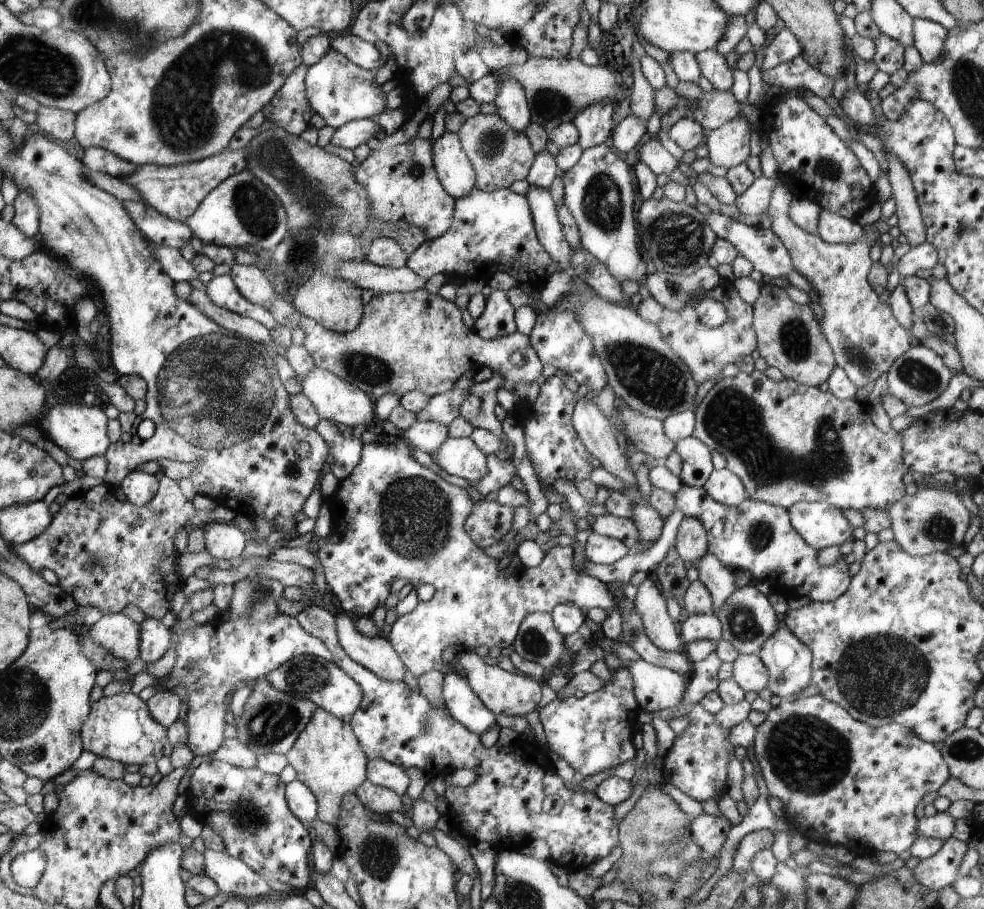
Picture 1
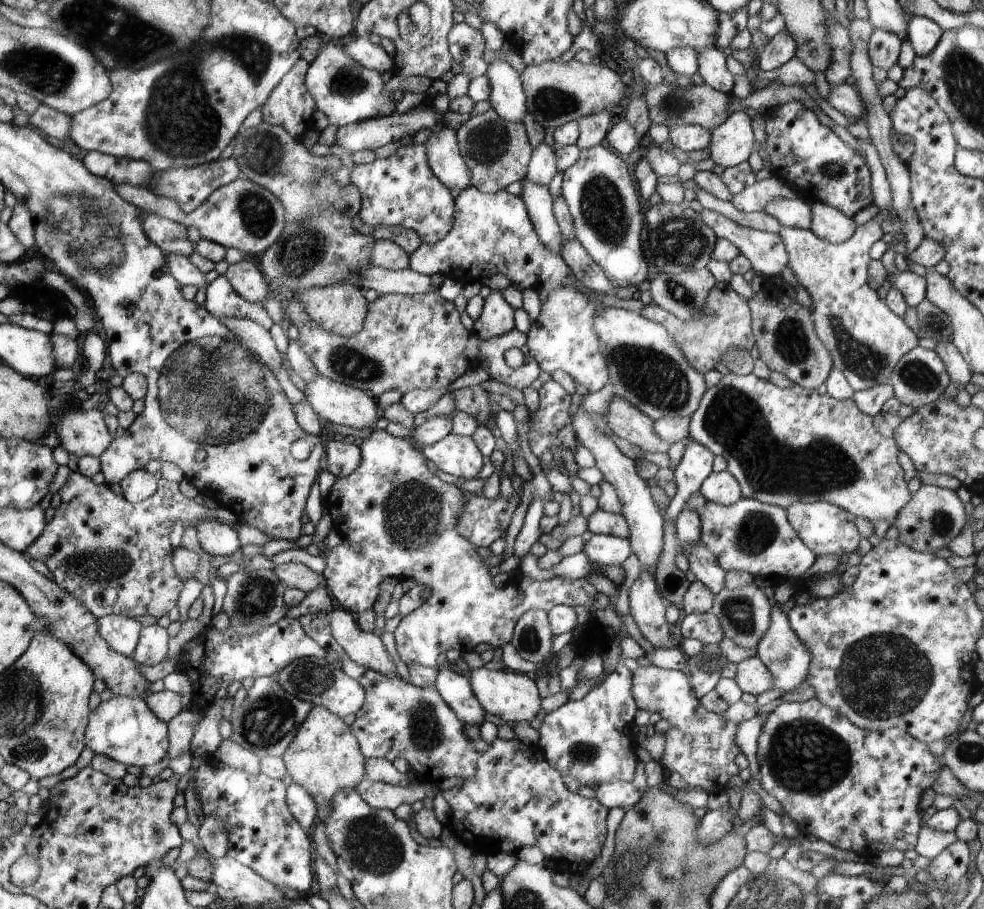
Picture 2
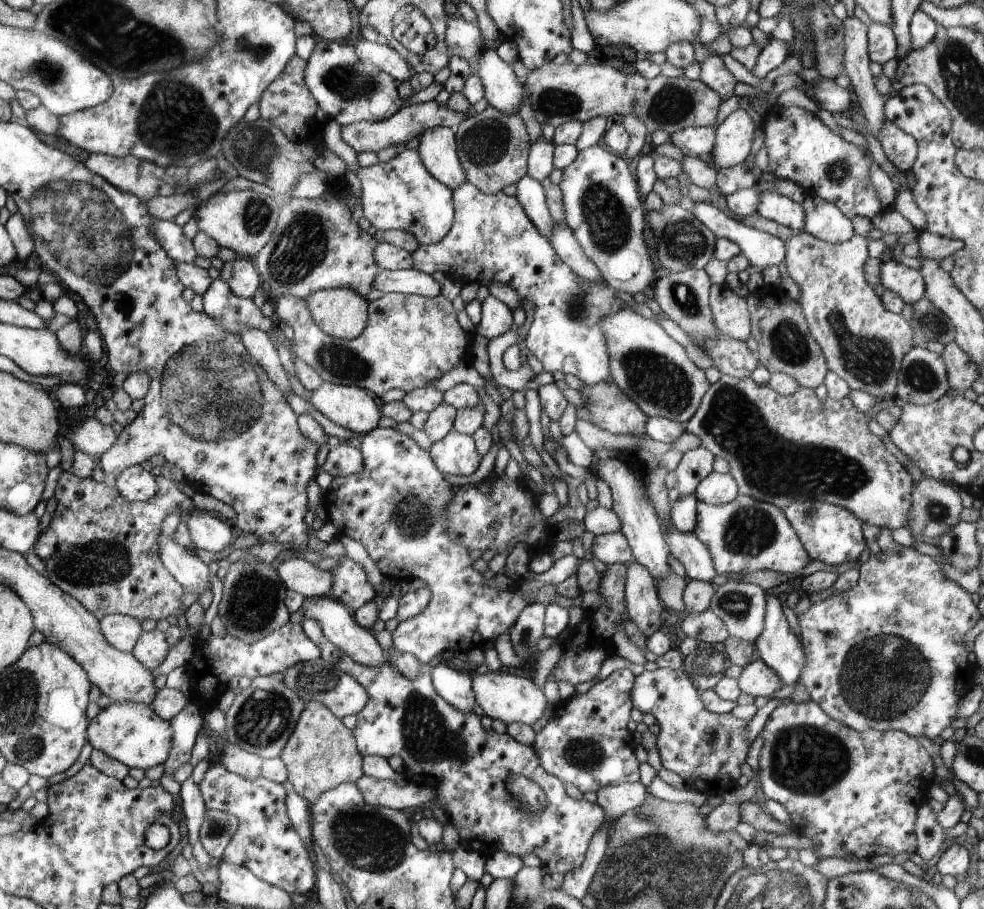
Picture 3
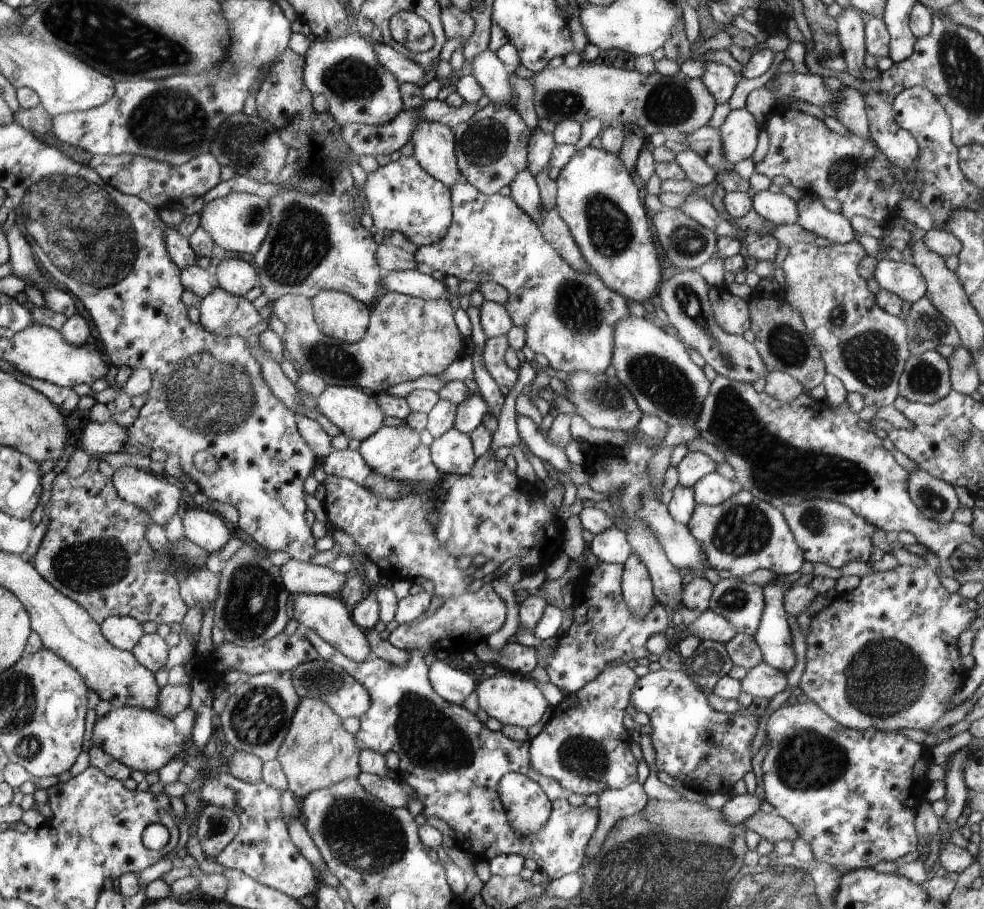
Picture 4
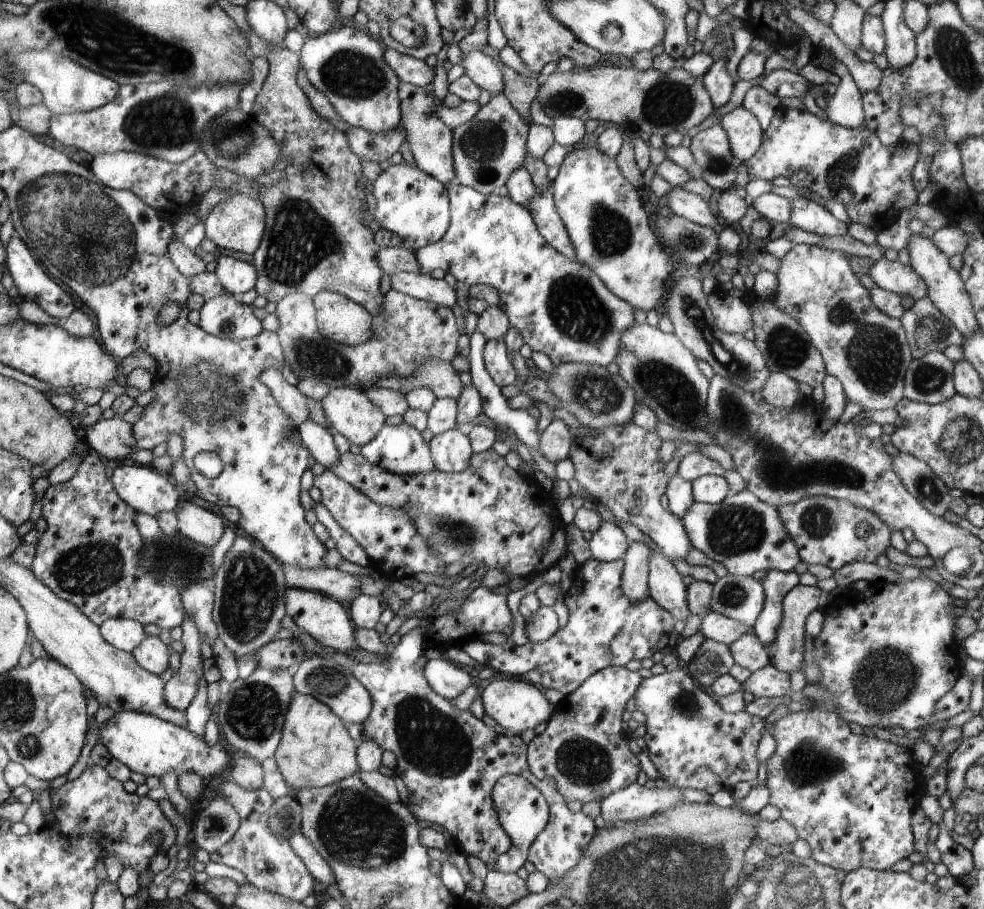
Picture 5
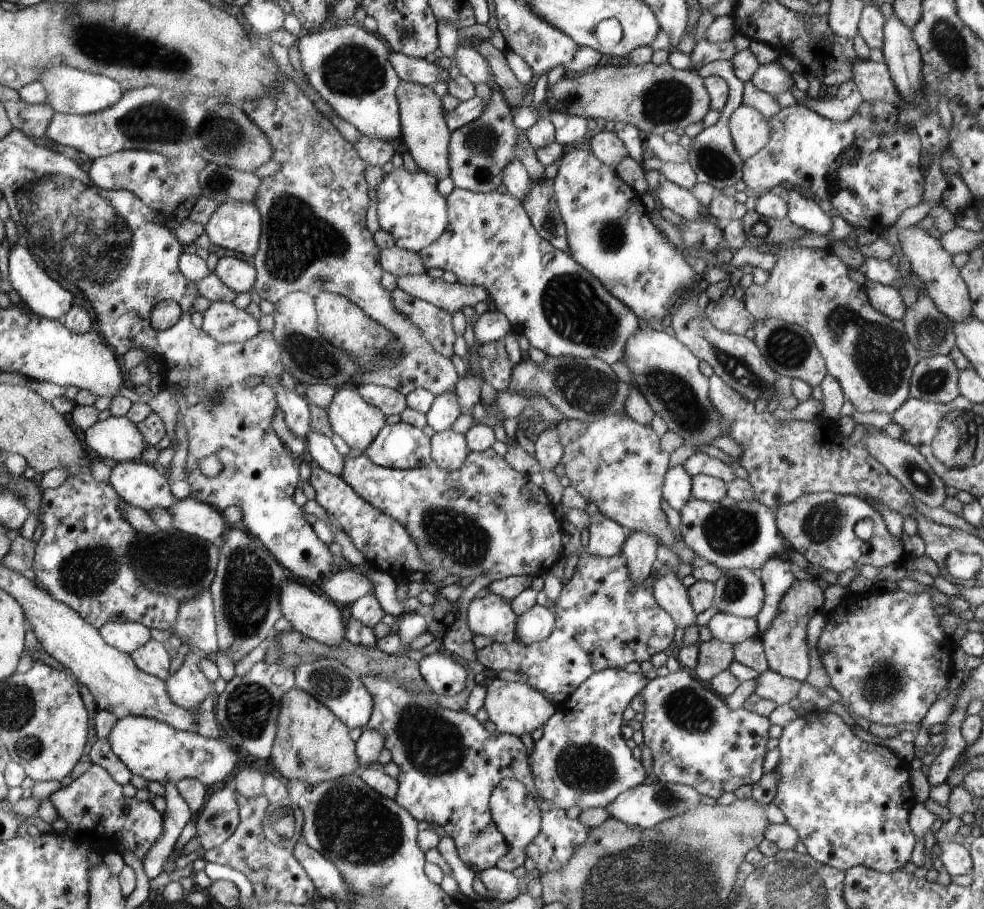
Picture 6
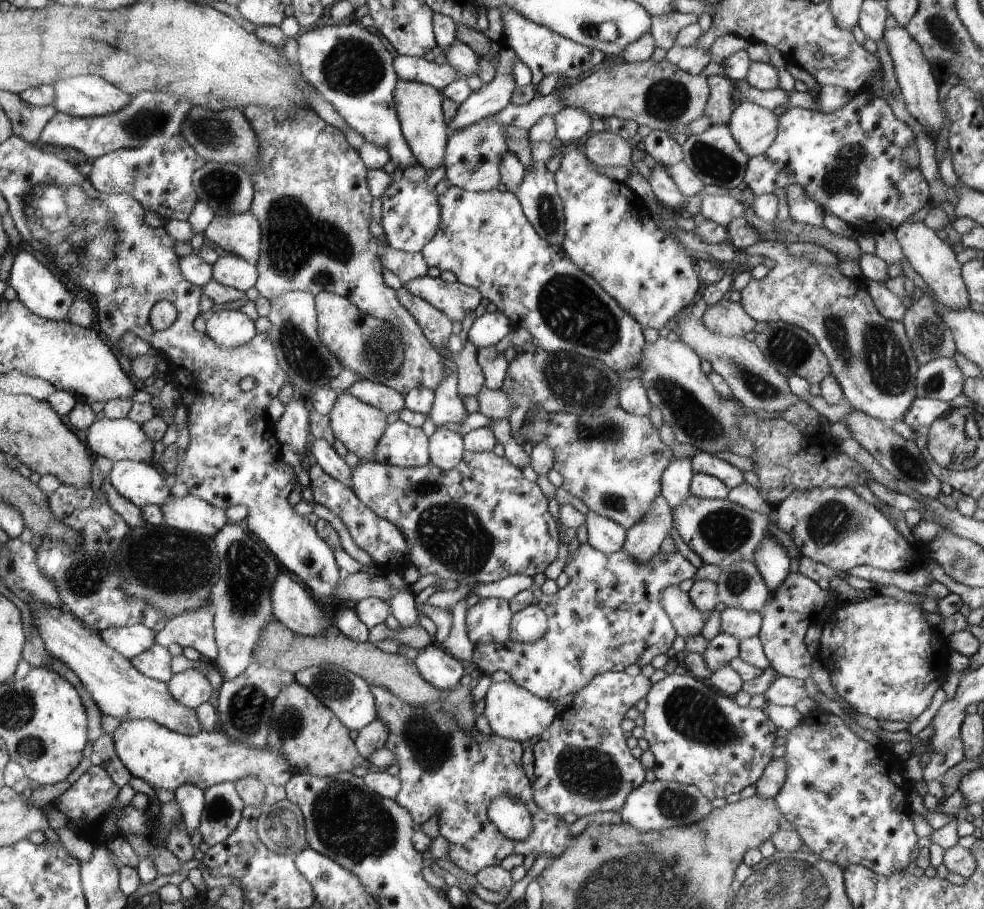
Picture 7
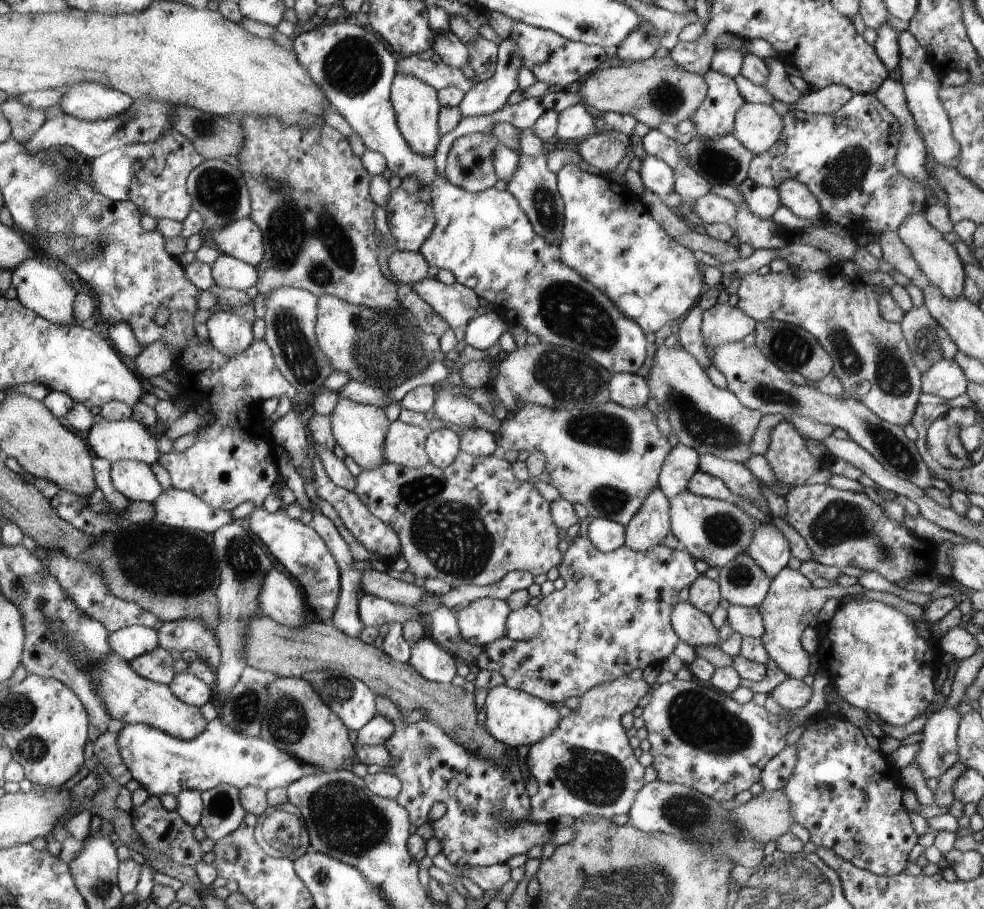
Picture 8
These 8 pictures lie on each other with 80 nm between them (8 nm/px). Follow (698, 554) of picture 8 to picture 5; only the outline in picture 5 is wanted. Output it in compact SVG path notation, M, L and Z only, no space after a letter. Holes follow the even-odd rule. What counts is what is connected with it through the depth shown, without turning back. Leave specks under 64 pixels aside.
M750 491L729 494L719 503L694 501L681 518L690 544L724 564L728 573L752 575L760 570L791 572L799 563L799 553L786 533L777 509L758 500Z

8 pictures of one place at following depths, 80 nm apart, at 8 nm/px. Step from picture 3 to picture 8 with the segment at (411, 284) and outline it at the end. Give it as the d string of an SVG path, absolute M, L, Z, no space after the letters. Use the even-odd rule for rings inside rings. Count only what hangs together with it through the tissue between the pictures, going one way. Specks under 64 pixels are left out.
M435 277L412 284L412 288L452 329L471 323L480 306L475 290L459 283L447 286Z

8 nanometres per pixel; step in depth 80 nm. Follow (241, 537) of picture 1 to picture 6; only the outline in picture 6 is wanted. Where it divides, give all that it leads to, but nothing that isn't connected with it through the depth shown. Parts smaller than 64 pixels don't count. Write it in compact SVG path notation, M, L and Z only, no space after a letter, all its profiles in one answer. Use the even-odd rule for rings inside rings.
M194 497L178 499L168 512L175 530L211 543L222 538L228 524L218 509Z

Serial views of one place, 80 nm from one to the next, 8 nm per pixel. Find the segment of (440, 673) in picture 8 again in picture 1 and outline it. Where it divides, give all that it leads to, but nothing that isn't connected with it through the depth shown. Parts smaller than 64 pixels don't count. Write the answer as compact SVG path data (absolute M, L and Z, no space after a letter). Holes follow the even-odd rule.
M452 672L444 675L442 698L446 704L445 709L452 718L470 732L481 736L492 727L498 726L496 714L479 700L478 694L462 676Z

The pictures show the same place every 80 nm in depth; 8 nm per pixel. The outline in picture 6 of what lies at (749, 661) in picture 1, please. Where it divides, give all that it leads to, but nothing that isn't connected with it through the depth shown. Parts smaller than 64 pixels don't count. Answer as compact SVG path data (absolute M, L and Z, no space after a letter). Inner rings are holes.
M770 668L760 672L754 682L756 682L756 688L754 688L756 694L761 699L768 698L771 702L776 702L778 706L796 699L796 694L803 685L798 680L773 672Z

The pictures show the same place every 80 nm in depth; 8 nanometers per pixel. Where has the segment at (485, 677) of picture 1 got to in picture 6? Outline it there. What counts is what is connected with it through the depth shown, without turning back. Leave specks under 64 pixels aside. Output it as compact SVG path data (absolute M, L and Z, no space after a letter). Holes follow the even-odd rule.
M491 677L487 682L487 692L483 708L488 712L489 721L496 726L497 732L513 736L526 736L532 734L536 728L543 728L544 722L555 715L557 708L544 698L538 689L522 682L506 682L497 677Z

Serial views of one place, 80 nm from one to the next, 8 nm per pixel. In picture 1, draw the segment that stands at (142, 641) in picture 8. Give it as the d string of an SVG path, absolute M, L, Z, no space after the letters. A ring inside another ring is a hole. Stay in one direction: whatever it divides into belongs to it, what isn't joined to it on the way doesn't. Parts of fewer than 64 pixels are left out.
M122 613L106 614L90 627L90 636L96 644L106 648L112 656L130 663L139 659L142 629Z

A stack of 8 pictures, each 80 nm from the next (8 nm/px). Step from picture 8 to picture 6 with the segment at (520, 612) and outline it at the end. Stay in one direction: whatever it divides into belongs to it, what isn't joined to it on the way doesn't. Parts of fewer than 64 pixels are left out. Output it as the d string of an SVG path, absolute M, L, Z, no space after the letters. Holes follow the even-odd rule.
M535 605L518 616L516 640L530 645L548 639L556 631L556 614L547 606Z

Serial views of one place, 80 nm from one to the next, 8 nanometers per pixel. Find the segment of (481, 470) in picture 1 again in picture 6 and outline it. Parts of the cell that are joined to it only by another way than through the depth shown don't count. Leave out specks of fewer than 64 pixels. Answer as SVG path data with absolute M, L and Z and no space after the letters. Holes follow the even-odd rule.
M452 429L438 432L431 438L431 457L443 470L459 470L467 462L467 456L470 454L467 437Z

